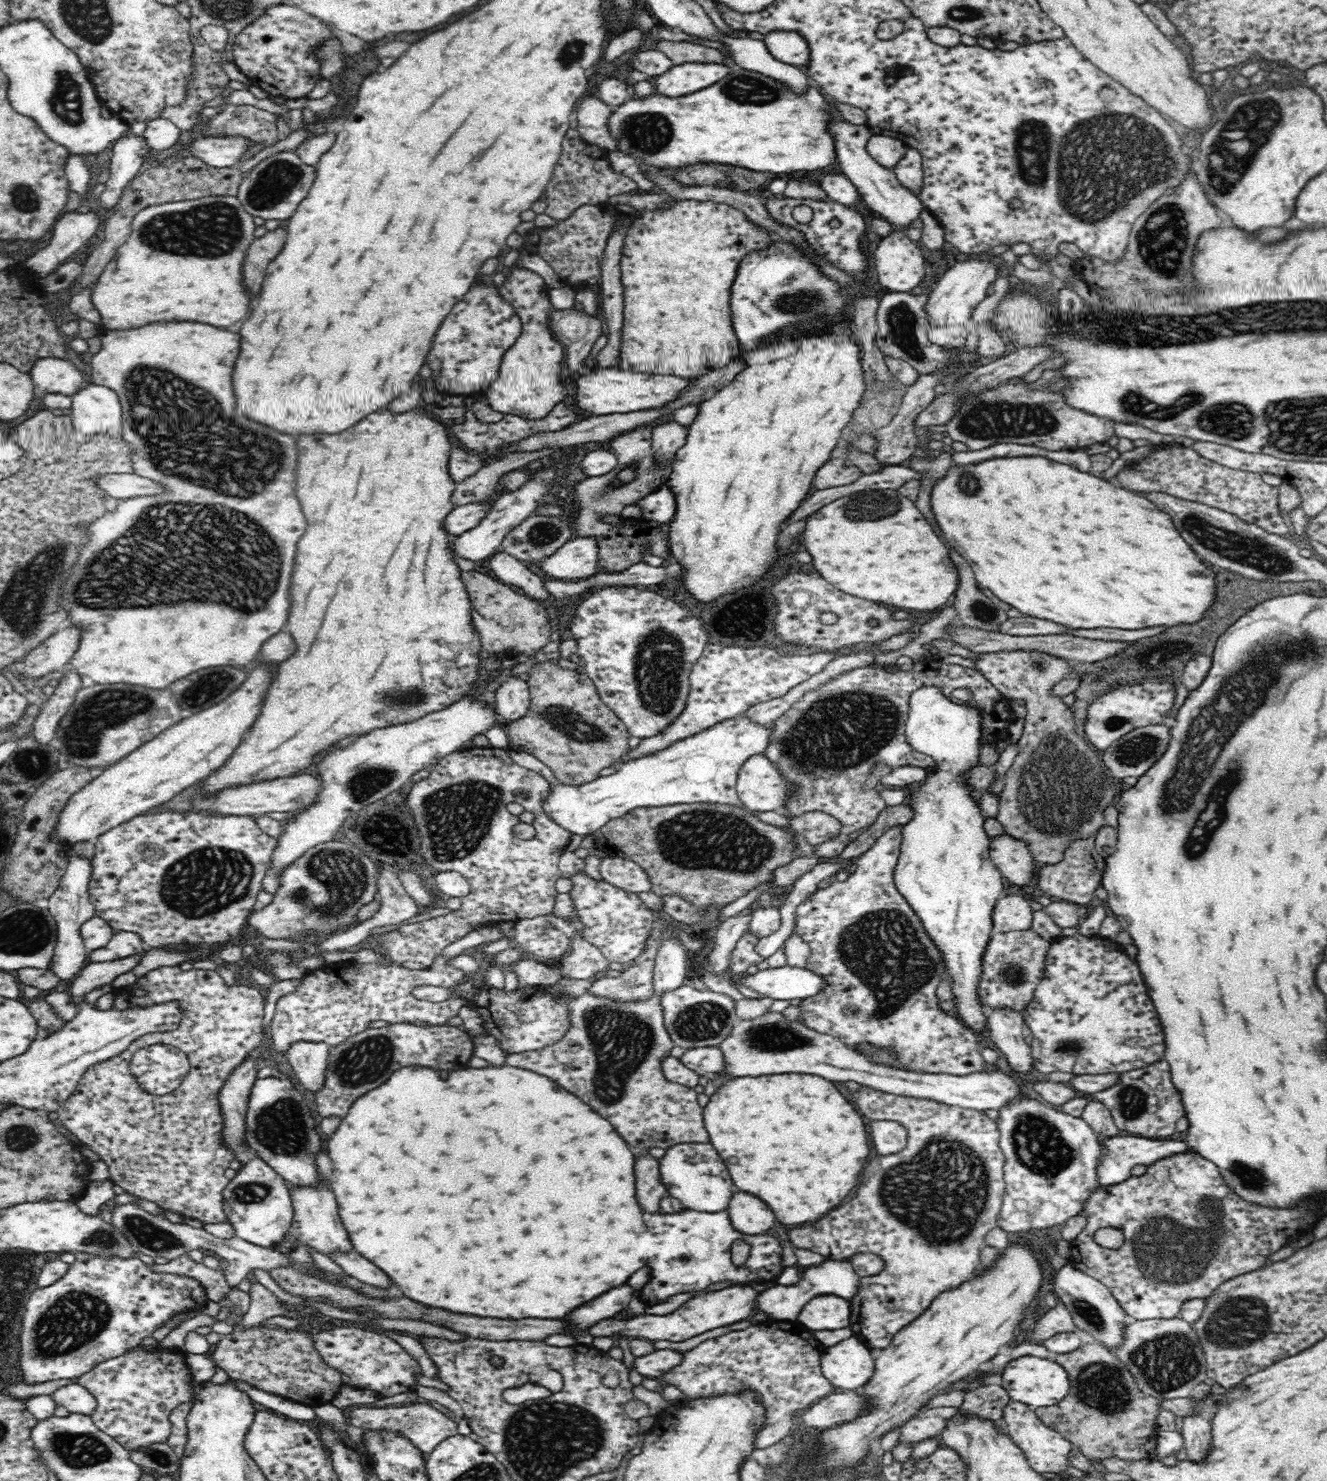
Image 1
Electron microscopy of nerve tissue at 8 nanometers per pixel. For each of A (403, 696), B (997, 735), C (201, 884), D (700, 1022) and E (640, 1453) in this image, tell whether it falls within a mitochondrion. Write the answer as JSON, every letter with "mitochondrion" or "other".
{"A":"mitochondrion","B":"other","C":"mitochondrion","D":"mitochondrion","E":"other"}

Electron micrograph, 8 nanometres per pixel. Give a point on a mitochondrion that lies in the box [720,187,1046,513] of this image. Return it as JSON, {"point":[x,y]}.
{"point":[901,322]}

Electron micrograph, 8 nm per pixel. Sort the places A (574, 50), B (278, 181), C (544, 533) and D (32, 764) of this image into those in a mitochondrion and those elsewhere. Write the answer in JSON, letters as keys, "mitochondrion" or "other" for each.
{"A":"mitochondrion","B":"mitochondrion","C":"mitochondrion","D":"mitochondrion"}

